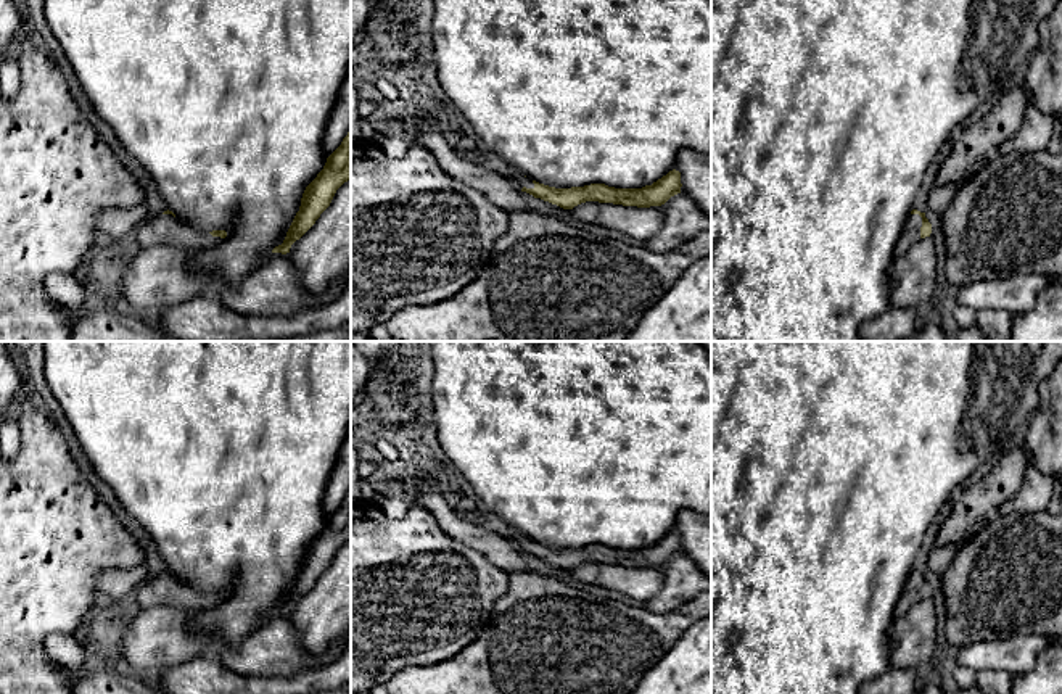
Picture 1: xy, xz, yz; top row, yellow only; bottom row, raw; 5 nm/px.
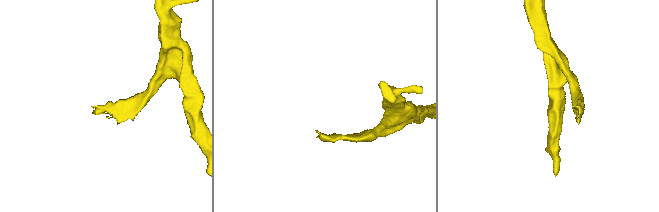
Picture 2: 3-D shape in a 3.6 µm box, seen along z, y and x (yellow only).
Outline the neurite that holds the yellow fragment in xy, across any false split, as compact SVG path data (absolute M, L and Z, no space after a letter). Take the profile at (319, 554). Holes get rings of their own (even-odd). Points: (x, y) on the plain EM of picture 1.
M351 490L341 506L327 518L323 530L306 547L299 572L296 573L282 605L272 613L290 613L299 601L330 567L336 551L351 539Z

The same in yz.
M912 570L895 607L896 618L901 618L917 601L930 597L932 585L925 573Z

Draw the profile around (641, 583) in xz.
M586 562L571 572L581 583L611 588L642 602L653 597L661 588L661 572L658 567L637 568Z

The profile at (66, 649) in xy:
M53 633L45 641L45 651L51 659L58 660L68 668L87 670L84 667L87 660L85 651L80 644L80 639L76 636Z

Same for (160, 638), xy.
M154 605L140 610L119 641L121 662L130 667L132 675L140 675L146 670L169 670L214 651L217 646L217 638L214 634L201 633L196 626L188 626L190 618L195 615L196 612L187 612L169 605Z

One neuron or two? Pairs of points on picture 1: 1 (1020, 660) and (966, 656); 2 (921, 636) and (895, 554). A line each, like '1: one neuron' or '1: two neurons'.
1: one neuron
2: two neurons

